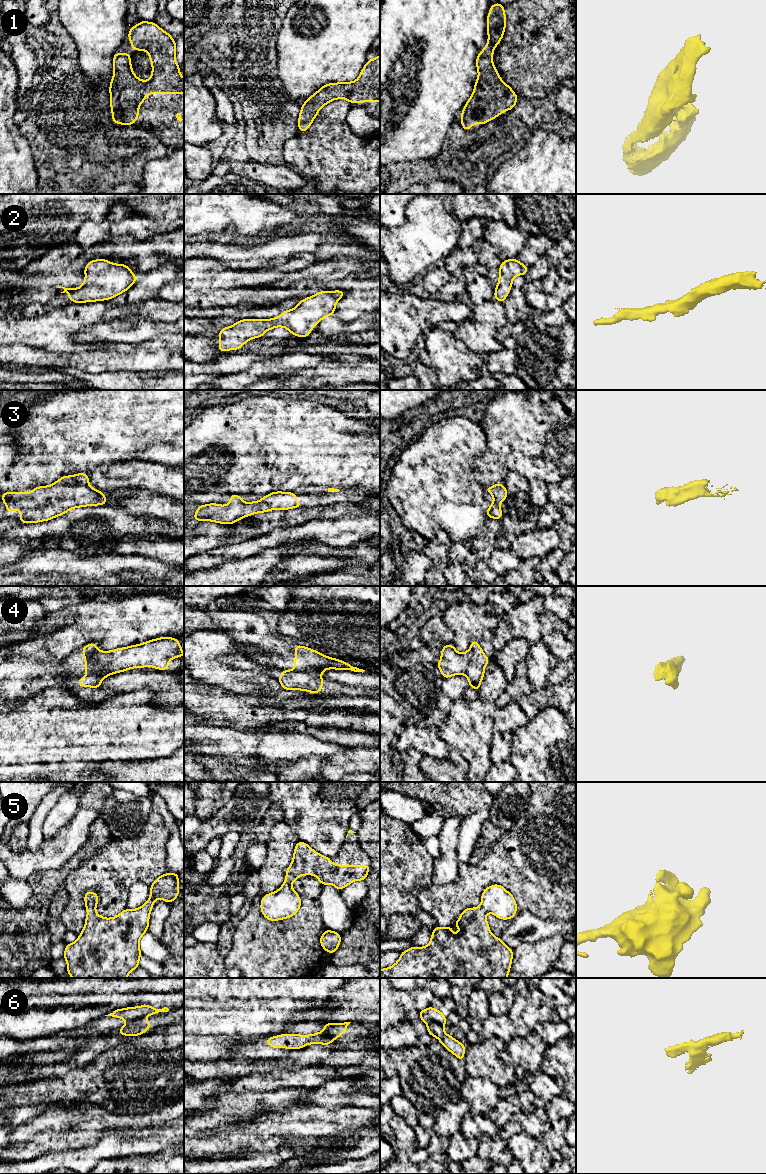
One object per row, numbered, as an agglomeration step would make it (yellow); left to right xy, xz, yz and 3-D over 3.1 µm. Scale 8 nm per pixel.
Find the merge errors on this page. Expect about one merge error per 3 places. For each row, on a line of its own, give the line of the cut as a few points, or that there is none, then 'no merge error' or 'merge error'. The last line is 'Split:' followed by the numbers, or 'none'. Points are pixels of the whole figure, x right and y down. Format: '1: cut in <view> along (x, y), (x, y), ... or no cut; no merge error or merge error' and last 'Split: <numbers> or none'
1: no cut; no merge error
2: no cut; no merge error
3: no cut; no merge error
4: cut in xy along (96, 651), (93, 662), (108, 668), (113, 673); merge error
5: no cut; no merge error
6: cut in xy along (142, 1017), (127, 1022); merge error
Split: 4, 6

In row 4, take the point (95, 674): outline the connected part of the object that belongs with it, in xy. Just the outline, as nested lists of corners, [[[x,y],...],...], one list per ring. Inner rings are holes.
[[[95,643],[85,645],[82,650],[86,675],[84,678],[78,678],[78,684],[81,687],[100,688],[102,680],[114,673],[94,664],[94,654],[99,651]]]

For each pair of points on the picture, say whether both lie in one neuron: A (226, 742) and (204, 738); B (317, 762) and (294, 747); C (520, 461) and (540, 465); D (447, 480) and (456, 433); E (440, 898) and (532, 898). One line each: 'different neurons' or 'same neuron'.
A: same neuron
B: different neurons
C: same neuron
D: same neuron
E: same neuron

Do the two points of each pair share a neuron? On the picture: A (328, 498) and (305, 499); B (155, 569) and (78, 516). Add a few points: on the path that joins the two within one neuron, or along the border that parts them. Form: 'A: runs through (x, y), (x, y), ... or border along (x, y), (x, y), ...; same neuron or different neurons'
A: runs through (322, 499), (311, 499); same neuron
B: border along (112, 552), (89, 556); different neurons

